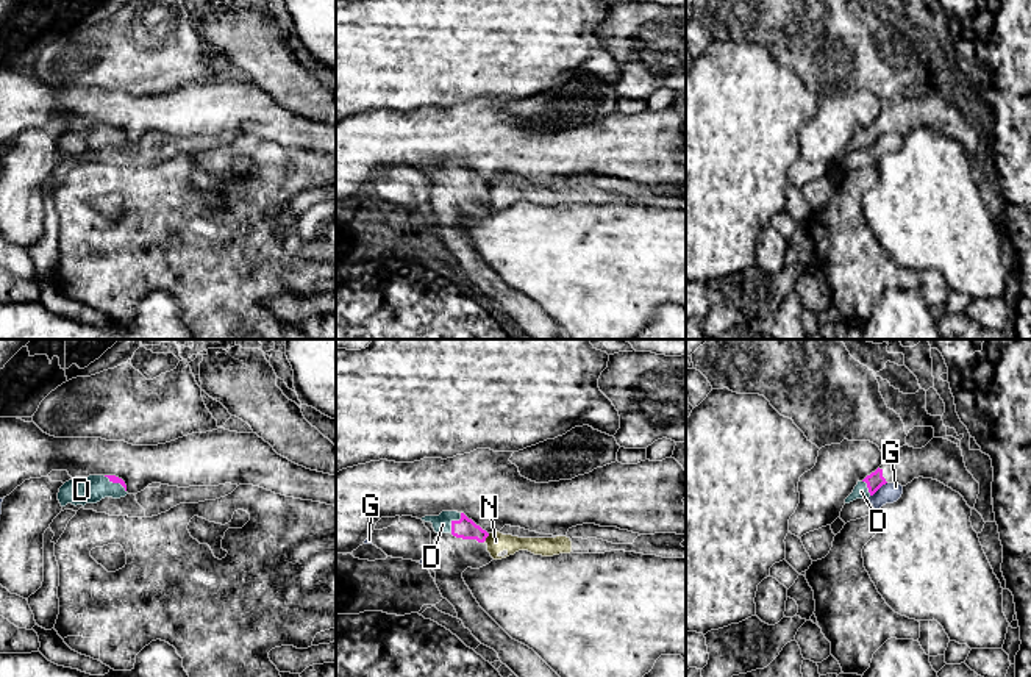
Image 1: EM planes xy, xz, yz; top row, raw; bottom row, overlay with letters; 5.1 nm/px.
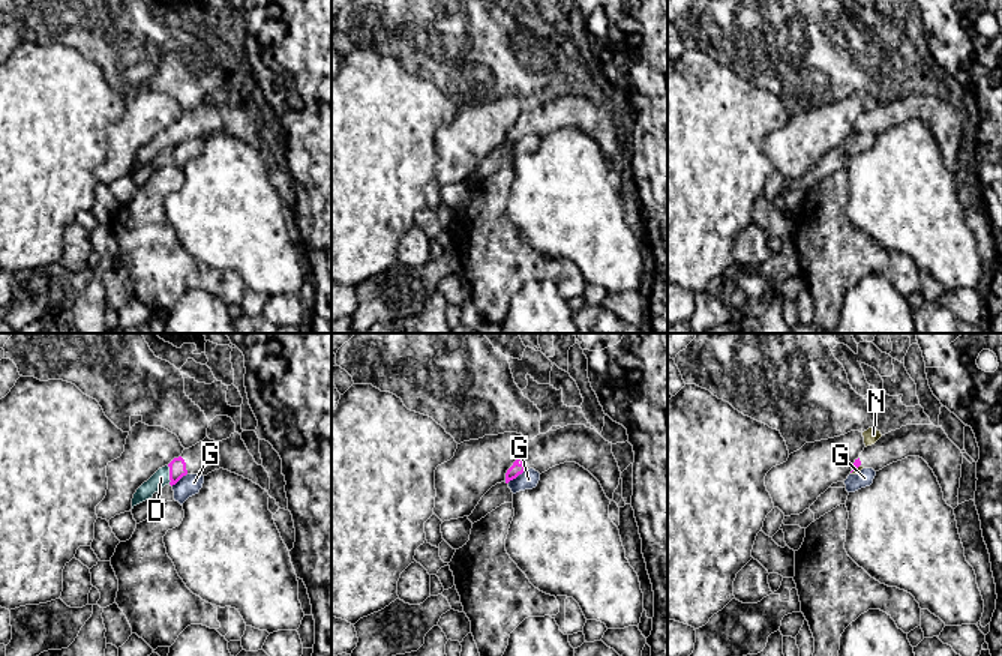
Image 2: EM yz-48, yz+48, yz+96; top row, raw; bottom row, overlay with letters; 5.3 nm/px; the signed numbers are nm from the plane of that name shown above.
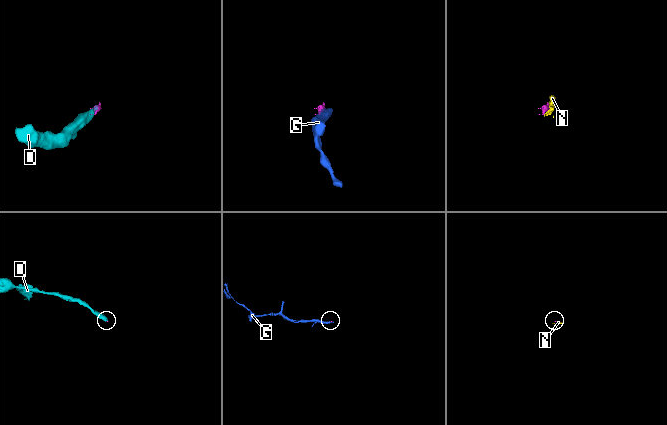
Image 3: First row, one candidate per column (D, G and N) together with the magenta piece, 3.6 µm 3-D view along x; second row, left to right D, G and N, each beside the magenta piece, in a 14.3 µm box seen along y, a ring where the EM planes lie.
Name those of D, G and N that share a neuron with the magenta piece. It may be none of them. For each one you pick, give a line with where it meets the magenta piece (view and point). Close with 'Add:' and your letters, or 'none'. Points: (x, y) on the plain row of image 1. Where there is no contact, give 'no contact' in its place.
D: meets magenta in xz at (453, 171)
Add: D

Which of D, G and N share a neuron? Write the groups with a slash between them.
D / G N

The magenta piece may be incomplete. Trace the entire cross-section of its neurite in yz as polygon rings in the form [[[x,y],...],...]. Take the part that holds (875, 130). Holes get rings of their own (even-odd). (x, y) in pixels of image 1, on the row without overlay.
[[[933,88],[922,99],[906,94],[886,105],[875,122],[858,131],[845,153],[869,149],[886,133],[906,136],[919,127],[944,133],[959,142],[970,158],[975,158],[979,133],[967,120],[961,97],[944,88]]]

